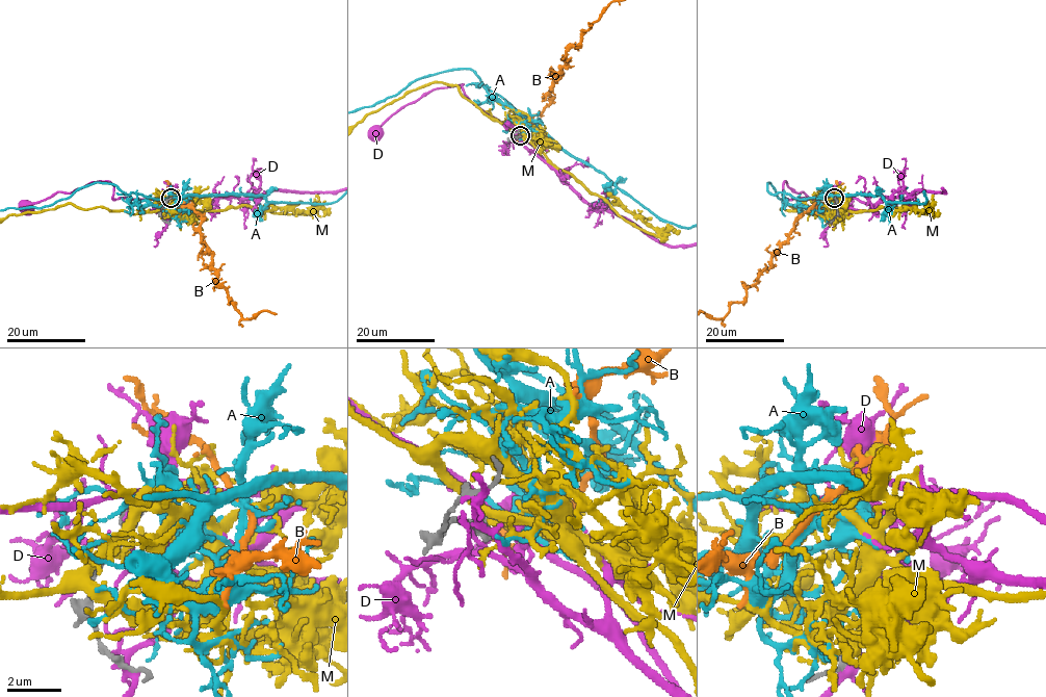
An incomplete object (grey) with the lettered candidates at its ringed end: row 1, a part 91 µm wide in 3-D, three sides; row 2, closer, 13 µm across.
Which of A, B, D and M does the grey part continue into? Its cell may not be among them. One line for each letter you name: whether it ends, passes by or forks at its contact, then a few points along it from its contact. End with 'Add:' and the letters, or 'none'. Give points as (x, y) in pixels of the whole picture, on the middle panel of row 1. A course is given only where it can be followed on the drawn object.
B: It ends there
Add: B

